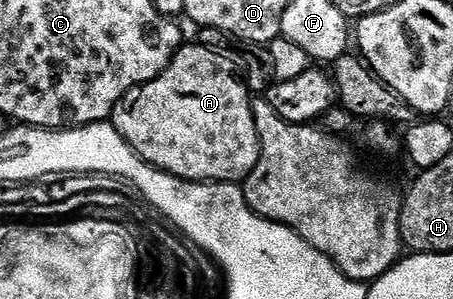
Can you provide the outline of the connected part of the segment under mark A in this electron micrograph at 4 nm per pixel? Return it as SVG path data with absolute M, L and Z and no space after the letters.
M199 42L185 43L162 74L138 88L132 88L117 102L110 123L147 164L179 180L243 182L260 157L260 135L254 122L252 101L248 85L238 75L236 67L222 58L222 54Z

